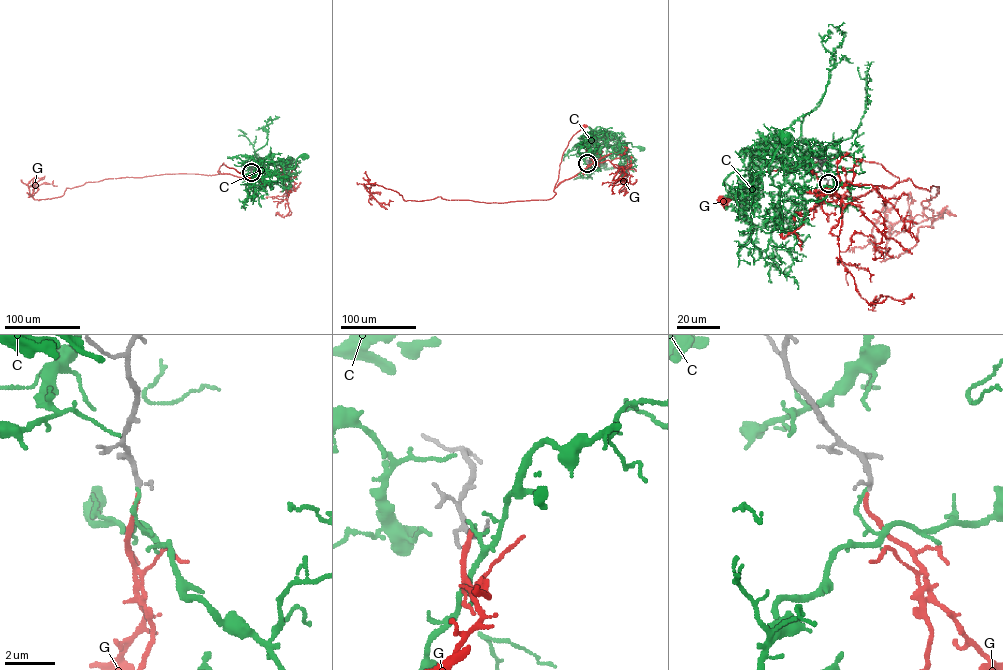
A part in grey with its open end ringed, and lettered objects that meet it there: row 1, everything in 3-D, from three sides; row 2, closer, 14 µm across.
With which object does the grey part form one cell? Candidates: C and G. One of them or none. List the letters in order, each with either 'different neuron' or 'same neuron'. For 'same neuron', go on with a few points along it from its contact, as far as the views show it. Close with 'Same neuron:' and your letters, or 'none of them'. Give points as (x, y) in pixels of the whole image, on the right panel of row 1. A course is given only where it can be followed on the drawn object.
C: different neuron
G: same neuron; it runs (827, 183), (838, 197), (852, 198), (899, 178), (880, 164), (835, 156), (760, 172), (721, 200)
Same neuron: G

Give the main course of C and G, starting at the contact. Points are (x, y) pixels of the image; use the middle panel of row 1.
C: (588, 163), (597, 153), (596, 149), (594, 152), (629, 142), (642, 148)
G: (588, 163), (553, 189), (563, 151), (572, 136), (584, 126)

